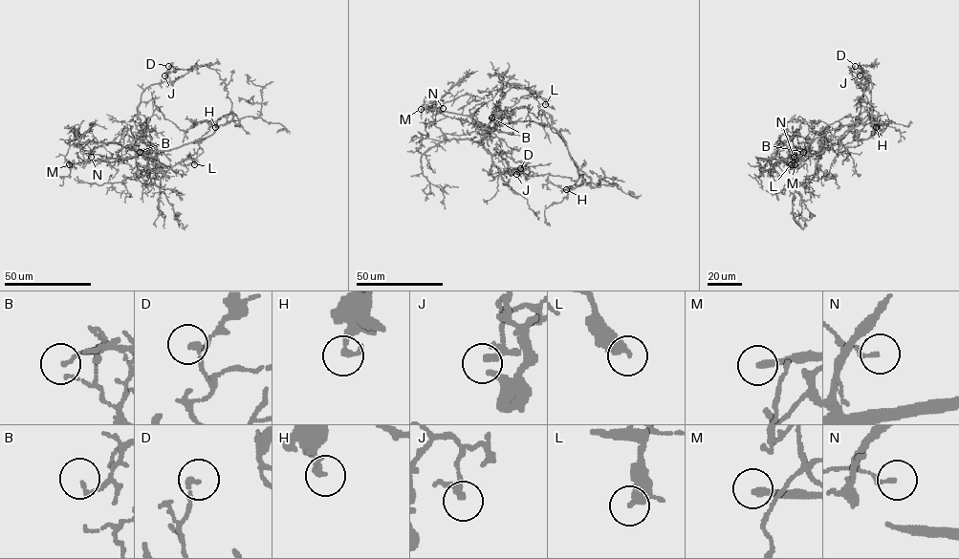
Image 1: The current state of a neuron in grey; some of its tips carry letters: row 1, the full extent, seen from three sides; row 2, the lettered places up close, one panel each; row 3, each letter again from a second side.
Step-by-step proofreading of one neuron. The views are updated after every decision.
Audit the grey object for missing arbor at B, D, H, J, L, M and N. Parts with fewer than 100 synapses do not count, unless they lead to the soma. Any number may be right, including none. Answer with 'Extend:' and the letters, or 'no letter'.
Extend: M

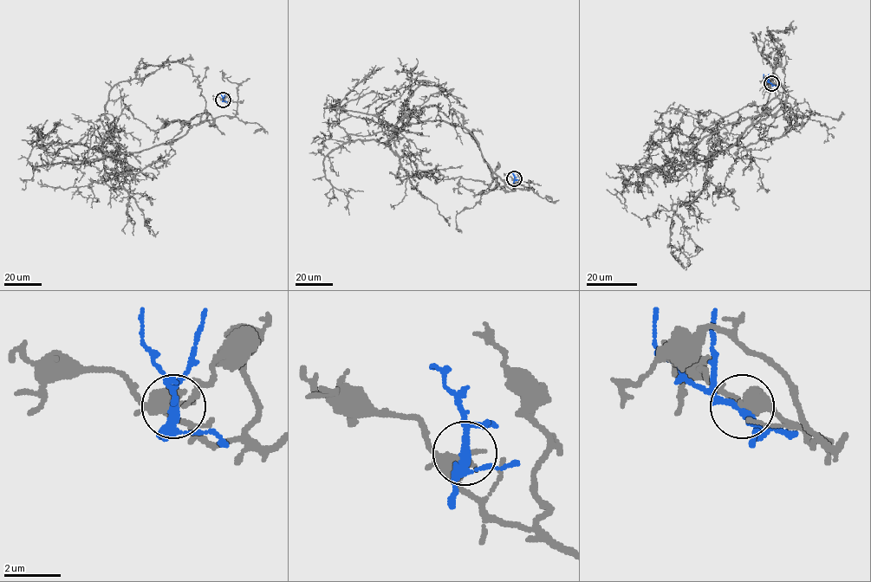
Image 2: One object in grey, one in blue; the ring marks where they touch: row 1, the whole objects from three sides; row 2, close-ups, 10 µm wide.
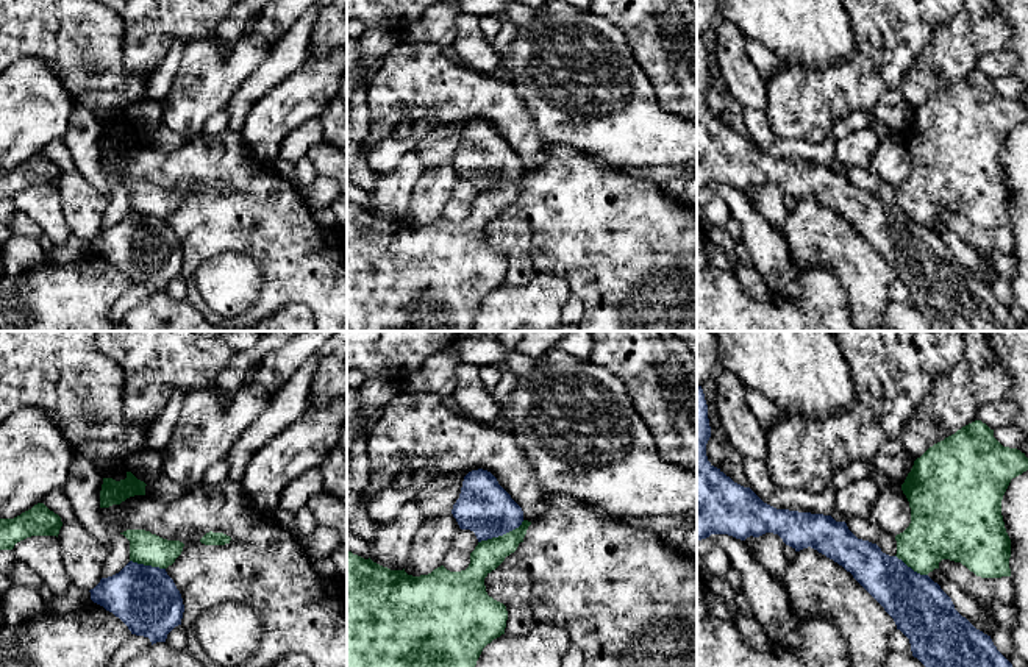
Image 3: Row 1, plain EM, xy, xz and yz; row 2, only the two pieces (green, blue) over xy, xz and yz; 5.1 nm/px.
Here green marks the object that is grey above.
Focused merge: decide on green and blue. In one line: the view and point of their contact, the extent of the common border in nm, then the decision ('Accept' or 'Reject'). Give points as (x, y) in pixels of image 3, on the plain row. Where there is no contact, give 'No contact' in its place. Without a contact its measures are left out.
Touches green at xz (500, 186). Shared border 260 nm. Reject

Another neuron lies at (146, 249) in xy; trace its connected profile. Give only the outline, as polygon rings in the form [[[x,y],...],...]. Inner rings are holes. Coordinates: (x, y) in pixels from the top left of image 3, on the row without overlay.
[[[130,211],[119,223],[102,228],[89,242],[94,253],[119,267],[131,284],[148,287],[152,295],[166,292],[167,284],[181,275],[183,248],[166,219]]]

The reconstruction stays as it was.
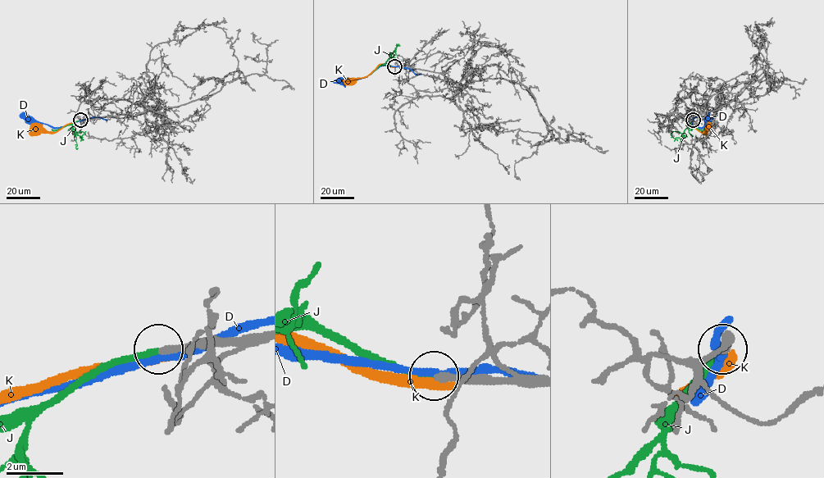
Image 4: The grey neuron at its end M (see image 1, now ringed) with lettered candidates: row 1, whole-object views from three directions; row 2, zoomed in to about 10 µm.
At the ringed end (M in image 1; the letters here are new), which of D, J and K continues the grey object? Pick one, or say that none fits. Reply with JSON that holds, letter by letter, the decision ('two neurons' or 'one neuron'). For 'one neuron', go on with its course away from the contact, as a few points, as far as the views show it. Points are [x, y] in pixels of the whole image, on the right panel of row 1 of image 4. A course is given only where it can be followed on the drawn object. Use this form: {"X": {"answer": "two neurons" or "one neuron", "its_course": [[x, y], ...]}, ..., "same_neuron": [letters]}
{"D": {"answer": "two neurons"}, "J": {"answer": "one neuron", "its_course": [[693, 120], [682, 133], [673, 131], [670, 134], [674, 138], [682, 139]]}, "K": {"answer": "two neurons"}, "same_neuron": ["J"]}

